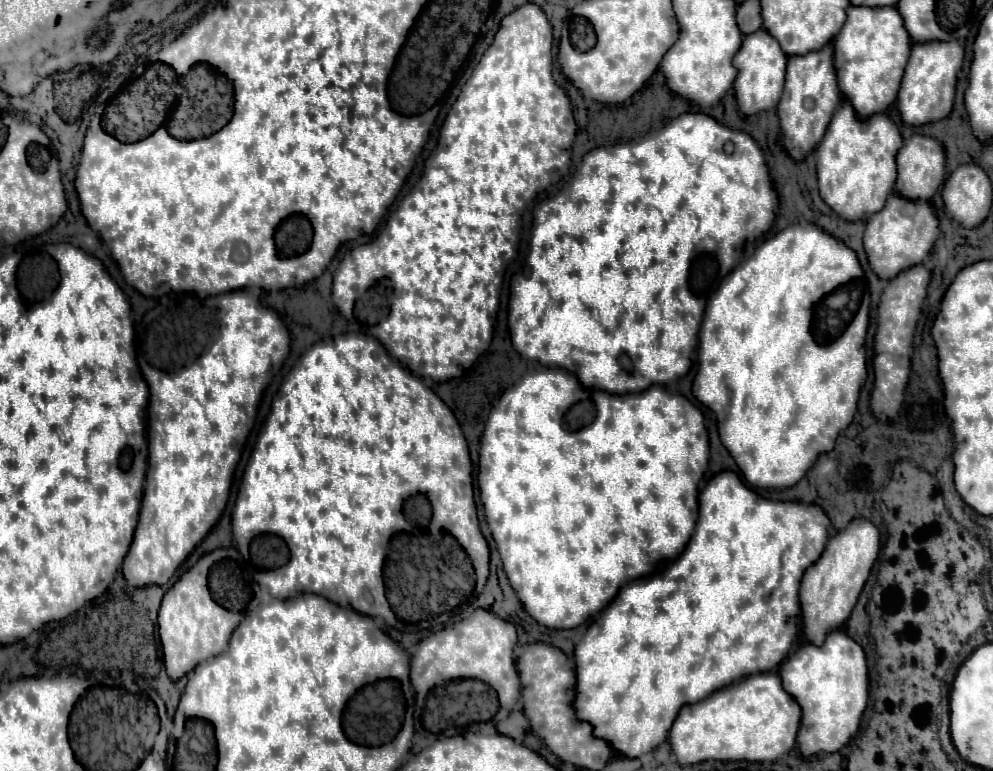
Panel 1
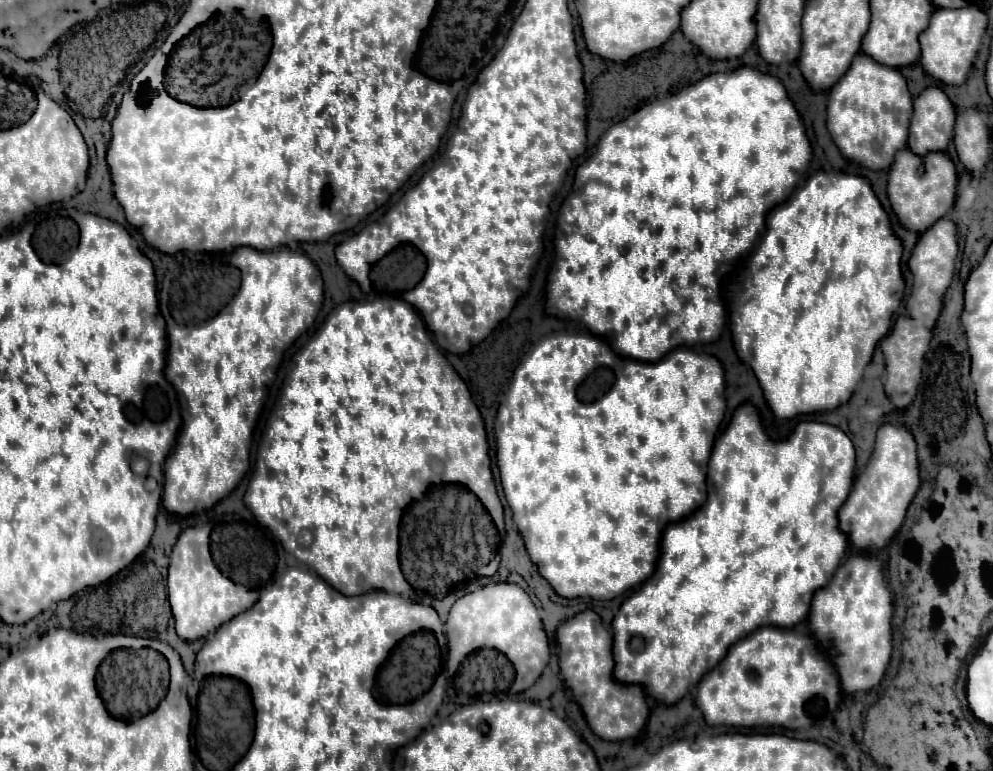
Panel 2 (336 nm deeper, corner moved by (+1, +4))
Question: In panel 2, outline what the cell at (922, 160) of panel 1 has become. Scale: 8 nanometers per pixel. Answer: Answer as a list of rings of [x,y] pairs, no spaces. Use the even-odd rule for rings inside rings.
[[[939,86],[925,88],[913,100],[909,148],[919,156],[945,150],[953,138],[955,114],[955,106]]]

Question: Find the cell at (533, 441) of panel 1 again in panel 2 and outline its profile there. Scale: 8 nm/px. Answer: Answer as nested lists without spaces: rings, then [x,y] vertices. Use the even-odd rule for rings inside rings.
[[[559,332],[547,336],[543,342],[537,344],[531,356],[515,370],[513,382],[503,398],[503,404],[497,410],[497,464],[501,472],[501,486],[513,510],[513,520],[519,532],[523,532],[525,548],[533,564],[537,564],[541,576],[555,588],[559,596],[589,596],[597,600],[611,600],[641,584],[643,580],[647,580],[647,576],[651,576],[651,572],[655,572],[655,564],[659,558],[659,540],[663,536],[663,530],[671,522],[677,522],[693,514],[707,498],[707,460],[713,448],[717,428],[725,416],[725,406],[725,378],[721,362],[715,356],[697,354],[691,348],[675,348],[659,362],[651,364],[621,358],[603,338],[591,332]]]

